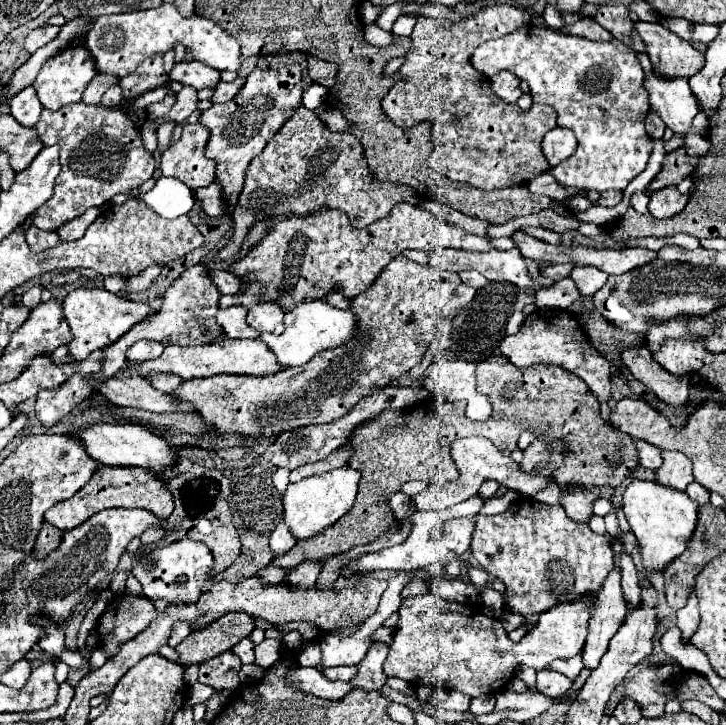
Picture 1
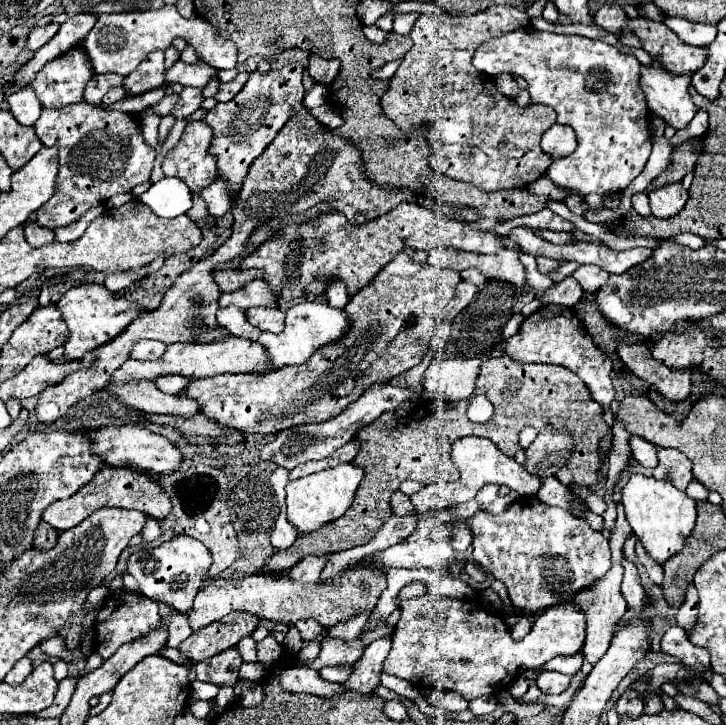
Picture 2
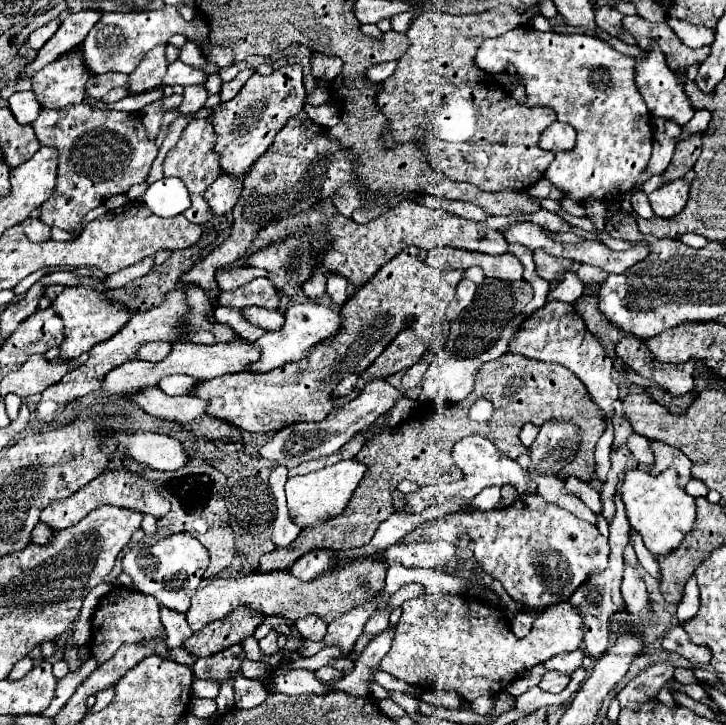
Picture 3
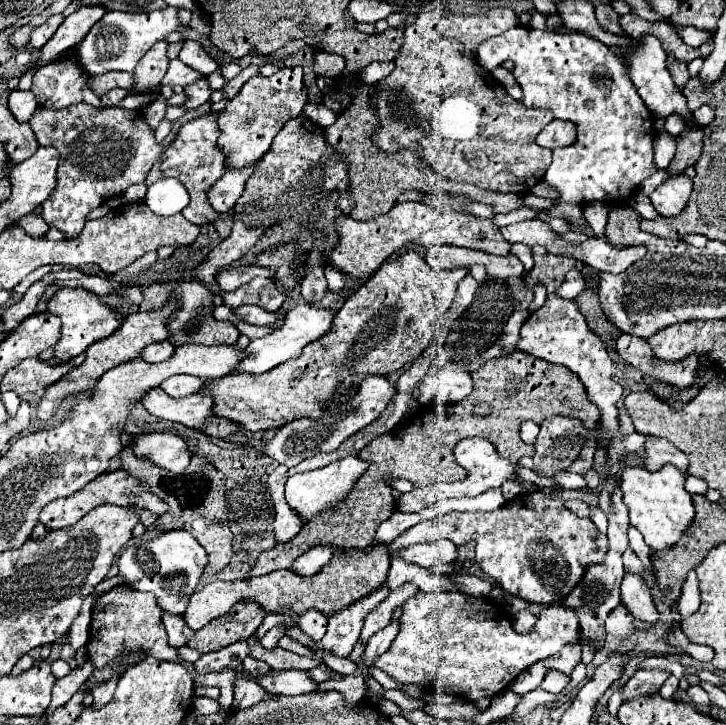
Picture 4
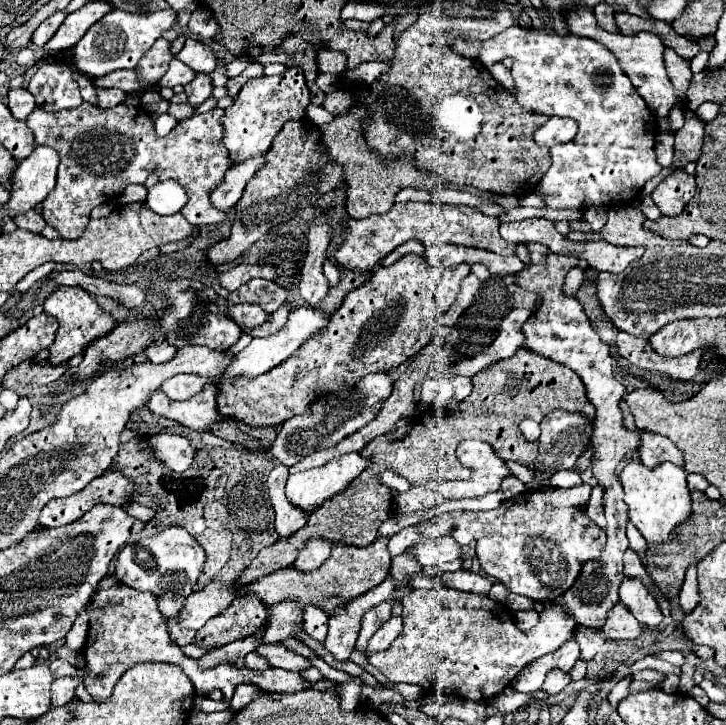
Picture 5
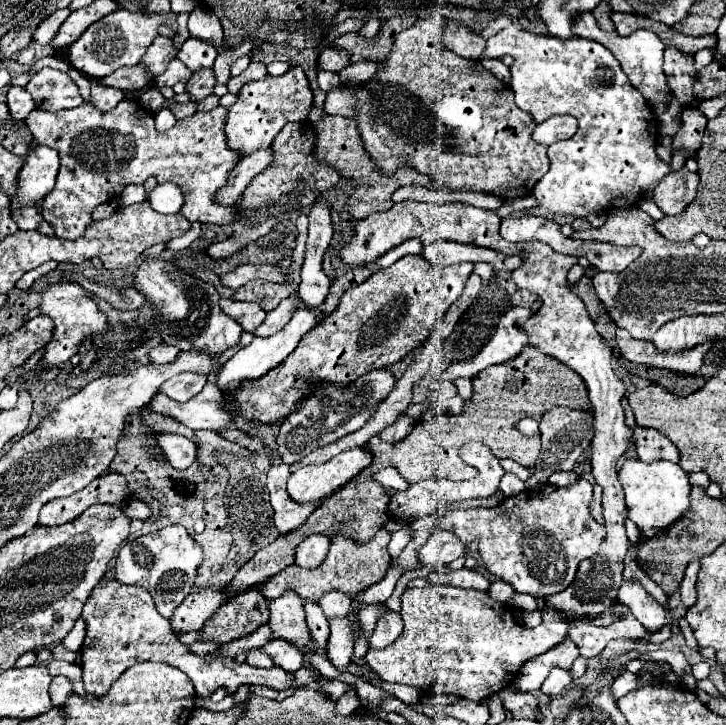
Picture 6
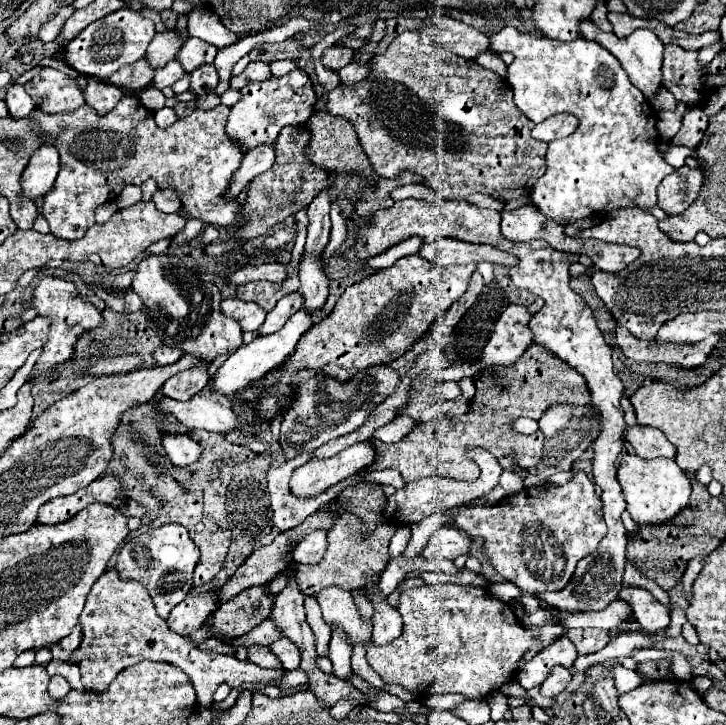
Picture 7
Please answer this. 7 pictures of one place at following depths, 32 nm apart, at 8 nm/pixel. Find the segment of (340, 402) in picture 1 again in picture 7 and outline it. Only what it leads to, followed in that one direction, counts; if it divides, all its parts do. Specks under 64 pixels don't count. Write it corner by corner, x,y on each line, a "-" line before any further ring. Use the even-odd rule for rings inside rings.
404,256
390,268
378,270
362,282
348,286
338,298
334,310
300,338
294,354
282,366
282,372
268,382
264,380
260,384
262,392
248,388
244,398
254,400
256,396
260,412
264,412
264,416
276,416
288,404
288,386
294,370
312,368
338,380
350,380
354,370
364,370
372,364
388,364
402,356
426,332
426,328
466,292
474,270
476,264
440,268
422,256

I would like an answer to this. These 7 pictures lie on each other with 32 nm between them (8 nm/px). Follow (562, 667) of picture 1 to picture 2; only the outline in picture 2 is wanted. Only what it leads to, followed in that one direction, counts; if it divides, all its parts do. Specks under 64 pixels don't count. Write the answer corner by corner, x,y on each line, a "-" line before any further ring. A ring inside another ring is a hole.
576,652
576,654
572,654
572,656
556,656
556,658
552,658
548,664
544,664
542,668
538,668
538,670
534,670
534,672
536,672
536,676
538,676
538,674
544,672
544,670
556,670
556,672
562,672
562,674
566,674
566,676
574,676
574,674
582,668
582,662
584,662
584,654
582,654
582,652

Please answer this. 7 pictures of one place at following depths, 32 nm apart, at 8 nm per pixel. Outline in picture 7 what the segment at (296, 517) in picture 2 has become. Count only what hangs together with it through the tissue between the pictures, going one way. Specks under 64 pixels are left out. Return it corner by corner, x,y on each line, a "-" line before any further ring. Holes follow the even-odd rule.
370,440
344,448
330,458
312,458
304,466
296,468
290,480
290,488
296,496
316,496
326,492
330,486
346,480
364,466
372,464
376,448

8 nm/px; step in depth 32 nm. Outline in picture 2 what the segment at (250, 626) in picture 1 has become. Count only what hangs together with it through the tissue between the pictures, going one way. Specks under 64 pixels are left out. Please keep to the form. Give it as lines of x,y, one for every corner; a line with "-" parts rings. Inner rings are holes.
234,610
222,620
208,624
200,632
194,632
178,646
178,650
184,652
184,656
188,656
194,662
216,656
218,652
224,652
236,646
242,638
250,636
260,624
260,620
262,618
252,612

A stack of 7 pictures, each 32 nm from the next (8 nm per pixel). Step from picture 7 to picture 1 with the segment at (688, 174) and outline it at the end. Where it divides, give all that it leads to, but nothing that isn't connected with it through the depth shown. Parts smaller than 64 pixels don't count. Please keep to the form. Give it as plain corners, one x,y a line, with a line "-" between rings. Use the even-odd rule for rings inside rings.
666,186
662,190
650,192
648,208
654,218
672,218
684,210
686,202
688,202
686,194
678,192
676,186

